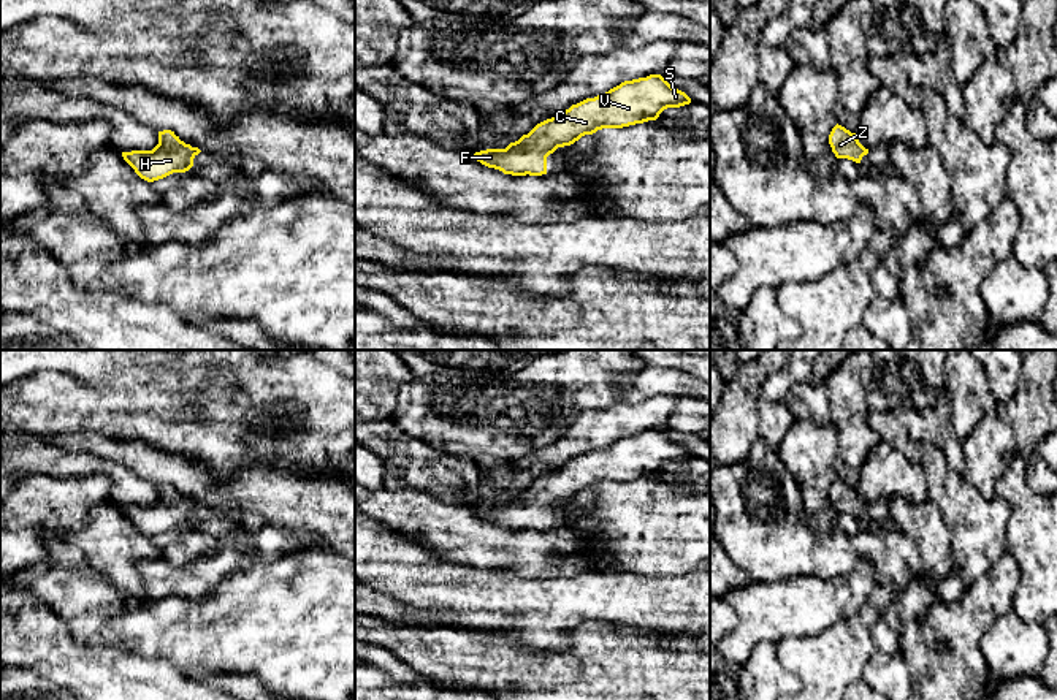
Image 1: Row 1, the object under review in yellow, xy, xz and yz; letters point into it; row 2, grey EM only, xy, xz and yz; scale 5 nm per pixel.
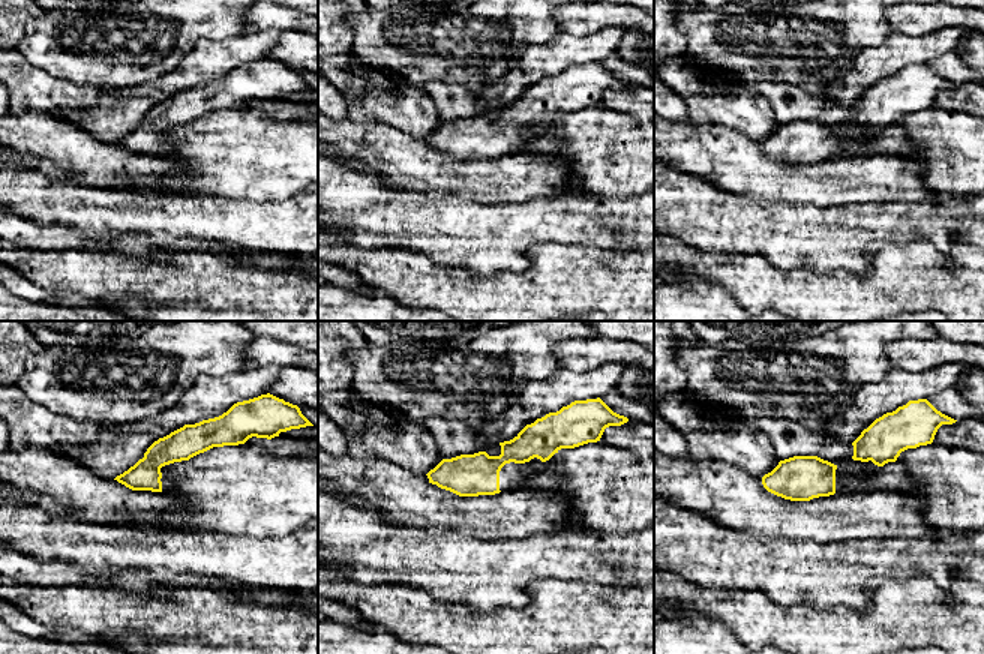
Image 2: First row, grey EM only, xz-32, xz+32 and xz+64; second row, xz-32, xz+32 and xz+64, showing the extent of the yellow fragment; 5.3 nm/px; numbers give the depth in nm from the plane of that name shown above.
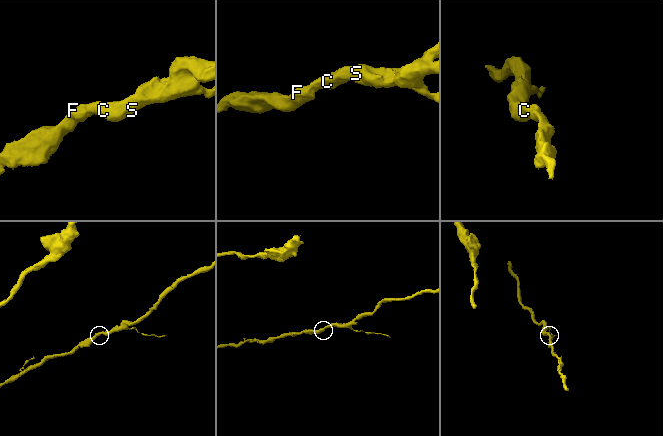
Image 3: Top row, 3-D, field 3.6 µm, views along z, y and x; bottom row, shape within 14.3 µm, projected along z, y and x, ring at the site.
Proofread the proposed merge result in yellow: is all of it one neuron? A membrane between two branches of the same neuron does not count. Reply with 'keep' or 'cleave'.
keep

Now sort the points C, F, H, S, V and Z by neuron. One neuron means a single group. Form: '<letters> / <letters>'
C F H S V Z

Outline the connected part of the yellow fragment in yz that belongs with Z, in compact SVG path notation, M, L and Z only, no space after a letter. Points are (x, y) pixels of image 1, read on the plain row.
M838 478L829 489L829 499L837 513L848 513L856 518L860 518L862 512L868 508L868 504L859 497L856 488L851 488Z

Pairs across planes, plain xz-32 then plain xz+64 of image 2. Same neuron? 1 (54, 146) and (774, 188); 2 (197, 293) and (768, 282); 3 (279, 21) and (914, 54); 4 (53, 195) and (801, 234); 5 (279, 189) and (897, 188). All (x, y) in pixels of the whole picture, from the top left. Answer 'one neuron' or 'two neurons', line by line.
1: one neuron
2: one neuron
3: two neurons
4: one neuron
5: two neurons

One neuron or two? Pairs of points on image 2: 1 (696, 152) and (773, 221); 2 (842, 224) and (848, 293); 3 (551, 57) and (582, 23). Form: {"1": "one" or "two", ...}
{"1": "two", "2": "two", "3": "two"}

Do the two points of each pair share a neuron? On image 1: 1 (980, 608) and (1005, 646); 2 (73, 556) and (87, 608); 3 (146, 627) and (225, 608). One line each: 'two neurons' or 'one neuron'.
1: two neurons
2: one neuron
3: one neuron

